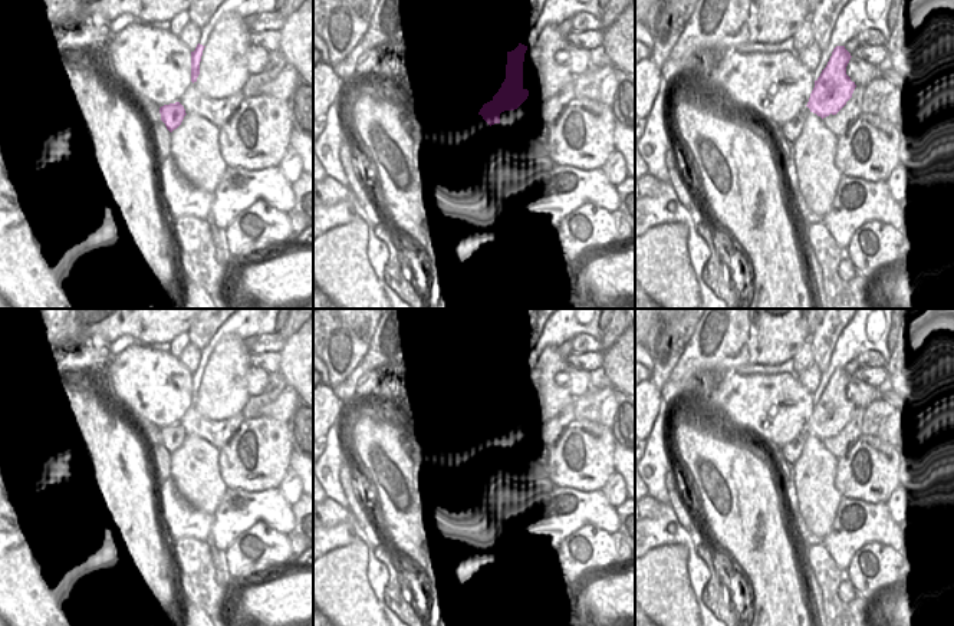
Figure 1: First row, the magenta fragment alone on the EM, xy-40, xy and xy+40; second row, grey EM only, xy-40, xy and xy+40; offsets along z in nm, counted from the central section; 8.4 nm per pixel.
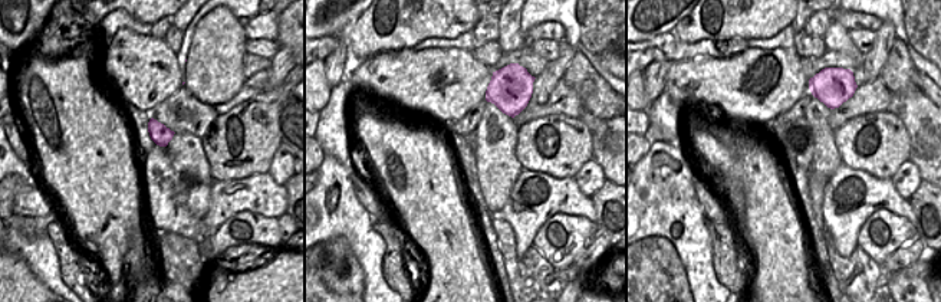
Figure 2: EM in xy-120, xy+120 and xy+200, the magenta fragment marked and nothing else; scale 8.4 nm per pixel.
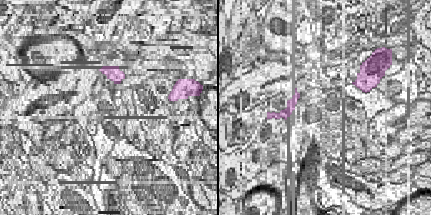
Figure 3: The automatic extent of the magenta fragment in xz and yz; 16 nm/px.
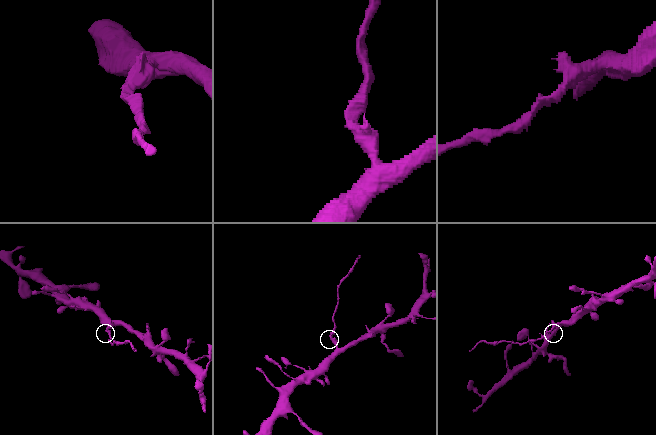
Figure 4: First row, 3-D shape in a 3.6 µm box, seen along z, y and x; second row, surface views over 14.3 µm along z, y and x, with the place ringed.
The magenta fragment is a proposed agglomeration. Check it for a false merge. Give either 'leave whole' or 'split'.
split

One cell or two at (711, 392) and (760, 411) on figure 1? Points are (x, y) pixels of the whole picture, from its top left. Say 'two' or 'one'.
one

